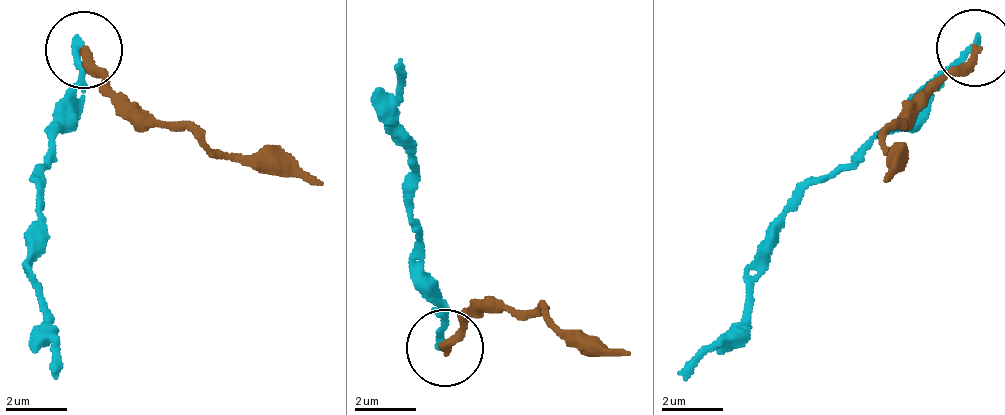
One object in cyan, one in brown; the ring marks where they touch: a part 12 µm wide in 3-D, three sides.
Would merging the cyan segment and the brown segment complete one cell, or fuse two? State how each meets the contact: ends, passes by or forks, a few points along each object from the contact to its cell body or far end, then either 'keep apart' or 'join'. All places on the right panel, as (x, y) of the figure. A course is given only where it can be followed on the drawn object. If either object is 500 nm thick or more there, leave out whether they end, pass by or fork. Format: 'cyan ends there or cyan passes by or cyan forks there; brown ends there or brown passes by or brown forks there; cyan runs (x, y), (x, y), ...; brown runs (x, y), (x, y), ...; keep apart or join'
cyan ends there; brown ends there; cyan runs (973, 50), (824, 174), (783, 220), (748, 313), (683, 383); brown runs (973, 50), (898, 118), (882, 141), (894, 156), (884, 156), (884, 179); keep apart

